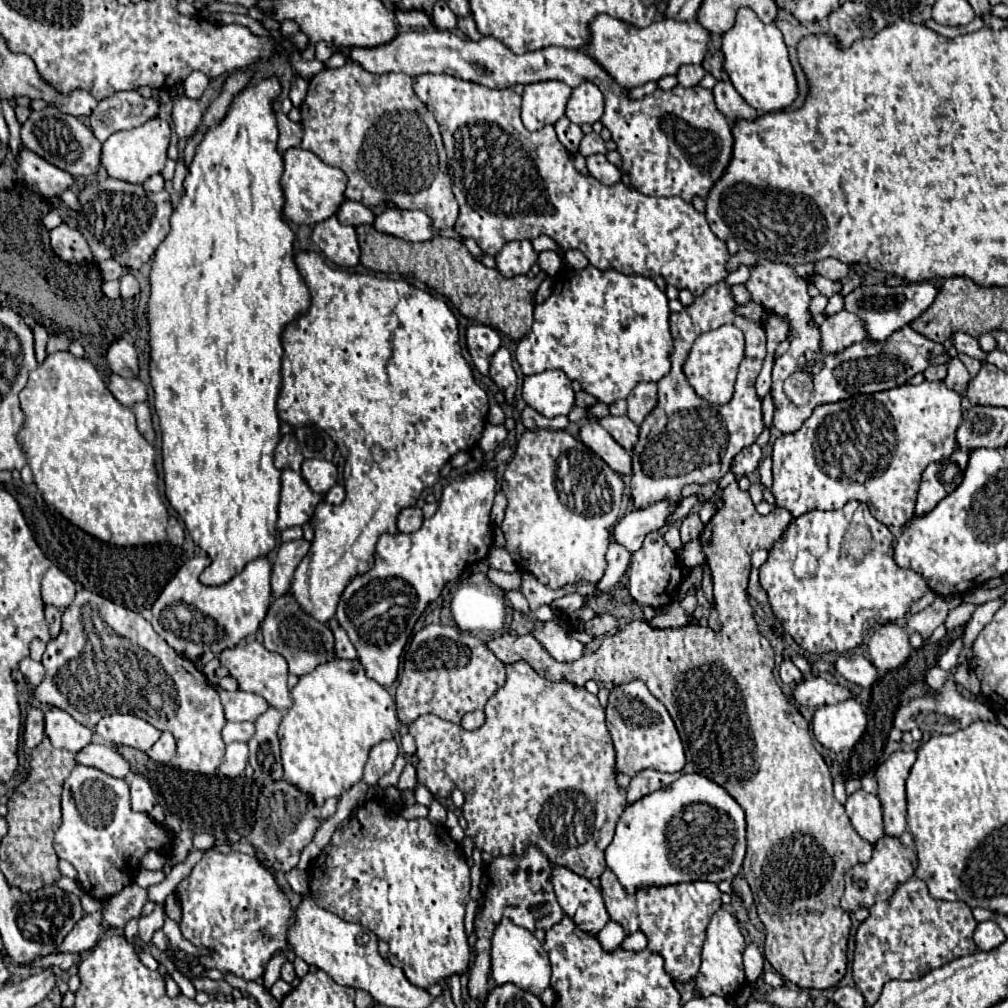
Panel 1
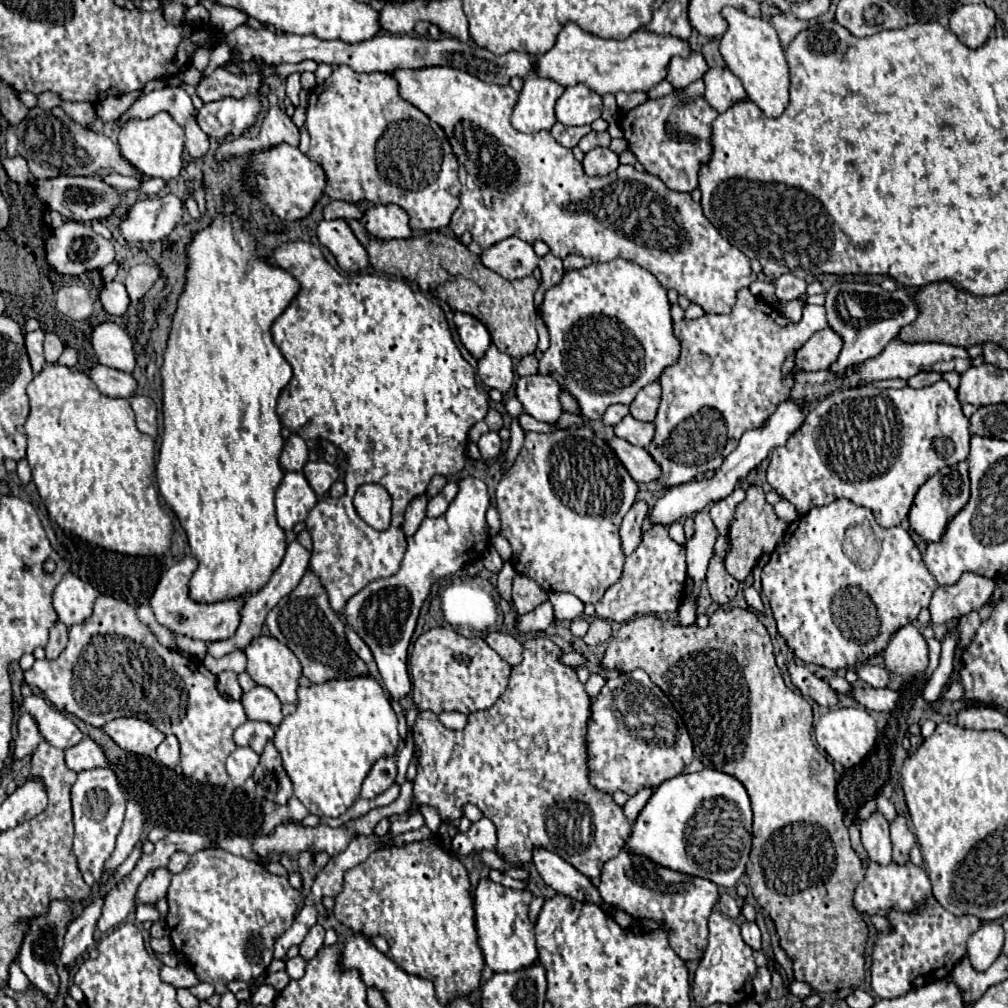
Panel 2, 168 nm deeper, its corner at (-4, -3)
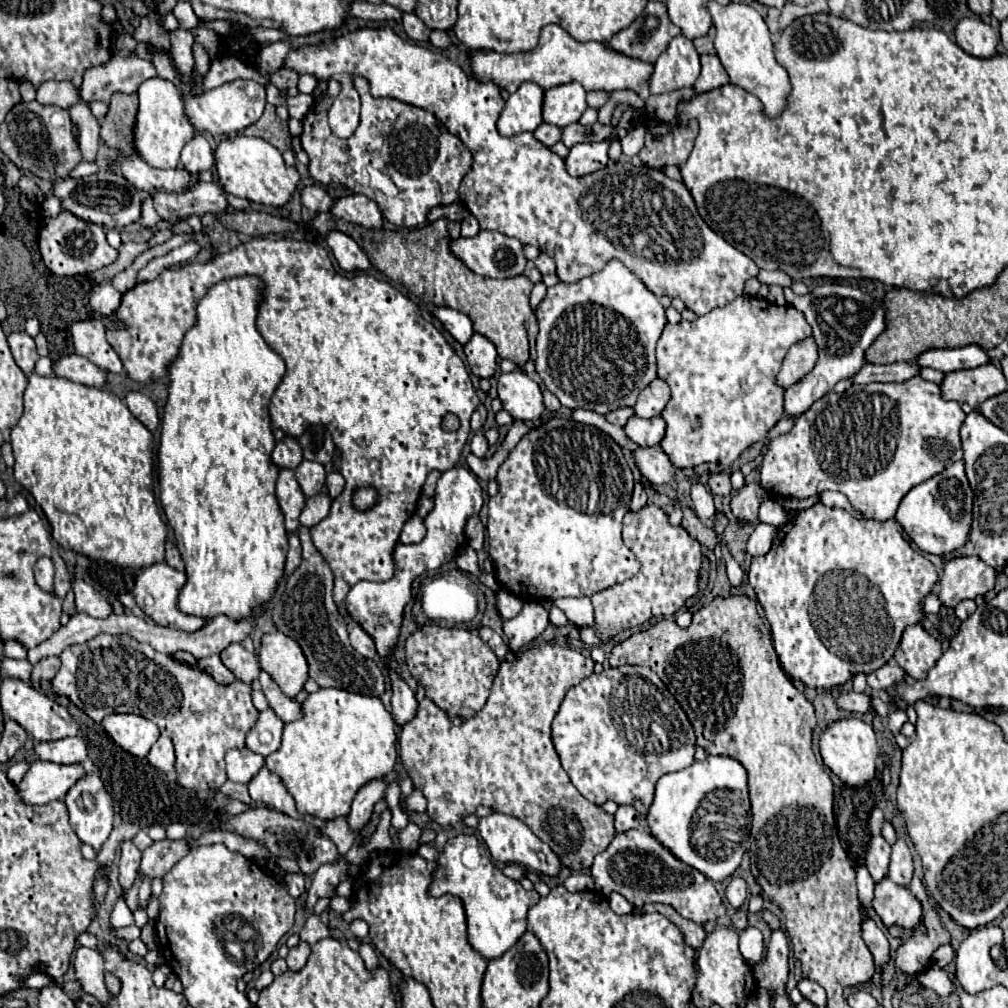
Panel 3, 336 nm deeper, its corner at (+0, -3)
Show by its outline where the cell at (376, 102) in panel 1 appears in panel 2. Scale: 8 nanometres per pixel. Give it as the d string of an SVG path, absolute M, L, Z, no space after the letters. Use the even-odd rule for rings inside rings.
M348 65L334 67L332 75L310 91L306 109L306 127L310 135L308 159L318 163L326 175L326 193L340 201L370 201L374 205L394 203L408 213L412 229L430 231L442 229L450 223L452 213L460 205L458 161L440 125L432 121L414 105L408 105L398 95L398 85L386 73L356 73Z

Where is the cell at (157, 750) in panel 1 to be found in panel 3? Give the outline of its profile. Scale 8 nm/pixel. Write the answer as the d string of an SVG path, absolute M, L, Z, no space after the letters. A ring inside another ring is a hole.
M162 735L150 749L148 753L148 761L152 767L168 773L174 769L174 745L172 745L172 739L168 735Z

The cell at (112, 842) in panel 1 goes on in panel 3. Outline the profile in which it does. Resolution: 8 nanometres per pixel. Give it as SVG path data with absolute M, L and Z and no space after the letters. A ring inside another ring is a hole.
M96 771L86 773L82 779L78 779L78 783L66 793L66 807L70 813L70 825L76 831L78 839L86 845L94 847L94 853L100 853L102 845L106 843L110 831L112 831L112 821L114 821L114 805L112 805L112 797L108 795L100 775Z

